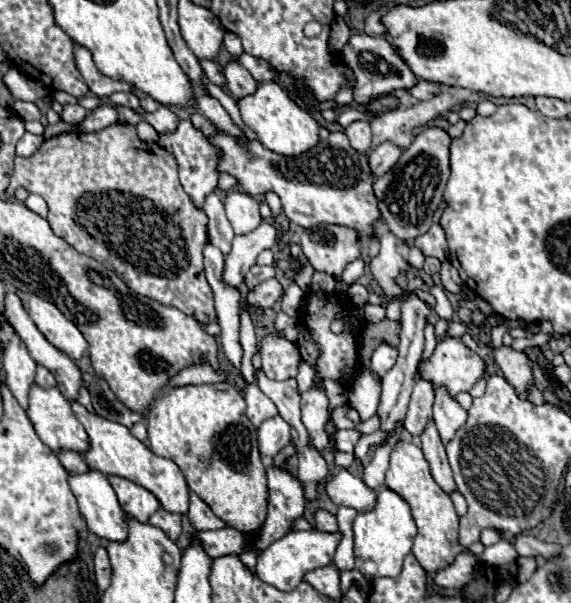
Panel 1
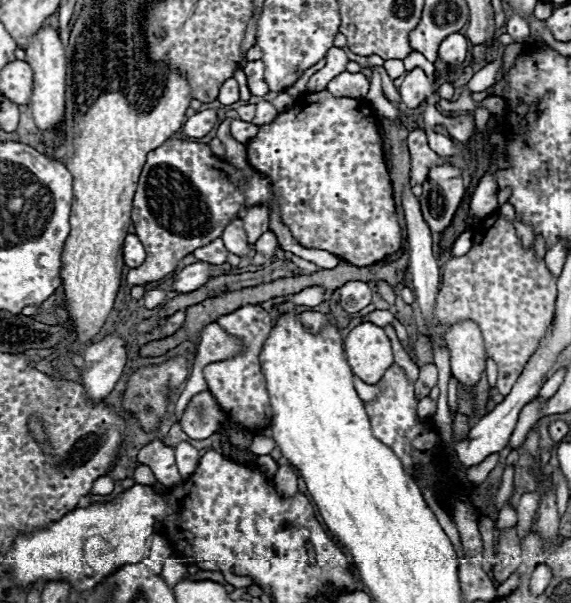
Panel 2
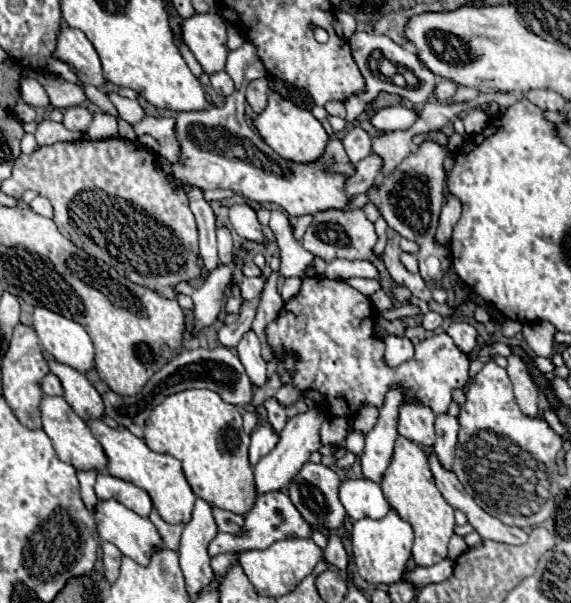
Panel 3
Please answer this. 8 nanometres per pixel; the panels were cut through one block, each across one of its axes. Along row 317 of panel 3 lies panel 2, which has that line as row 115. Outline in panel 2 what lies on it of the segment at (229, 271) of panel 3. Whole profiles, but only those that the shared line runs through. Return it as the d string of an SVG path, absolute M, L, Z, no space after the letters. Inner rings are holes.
M202 110L196 112L194 116L190 116L182 128L182 132L186 134L186 138L202 138L206 136L218 122L218 114L216 110Z

